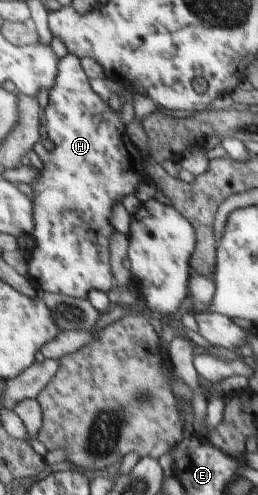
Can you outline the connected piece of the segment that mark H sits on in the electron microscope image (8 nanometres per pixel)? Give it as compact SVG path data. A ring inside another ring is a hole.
M68 53L60 59L57 79L49 91L49 102L45 109L45 118L41 119L42 143L38 142L33 150L42 160L43 169L32 181L34 195L34 229L29 237L33 240L33 250L25 251L28 264L27 277L39 292L64 294L73 298L88 300L90 290L108 293L112 289L112 273L108 265L108 239L113 235L110 215L114 215L114 203L129 195L136 197L140 183L150 183L146 173L142 152L138 151L126 135L122 115L102 101L92 87L89 76L81 69L81 59ZM46 141L52 143L52 149L46 147Z

